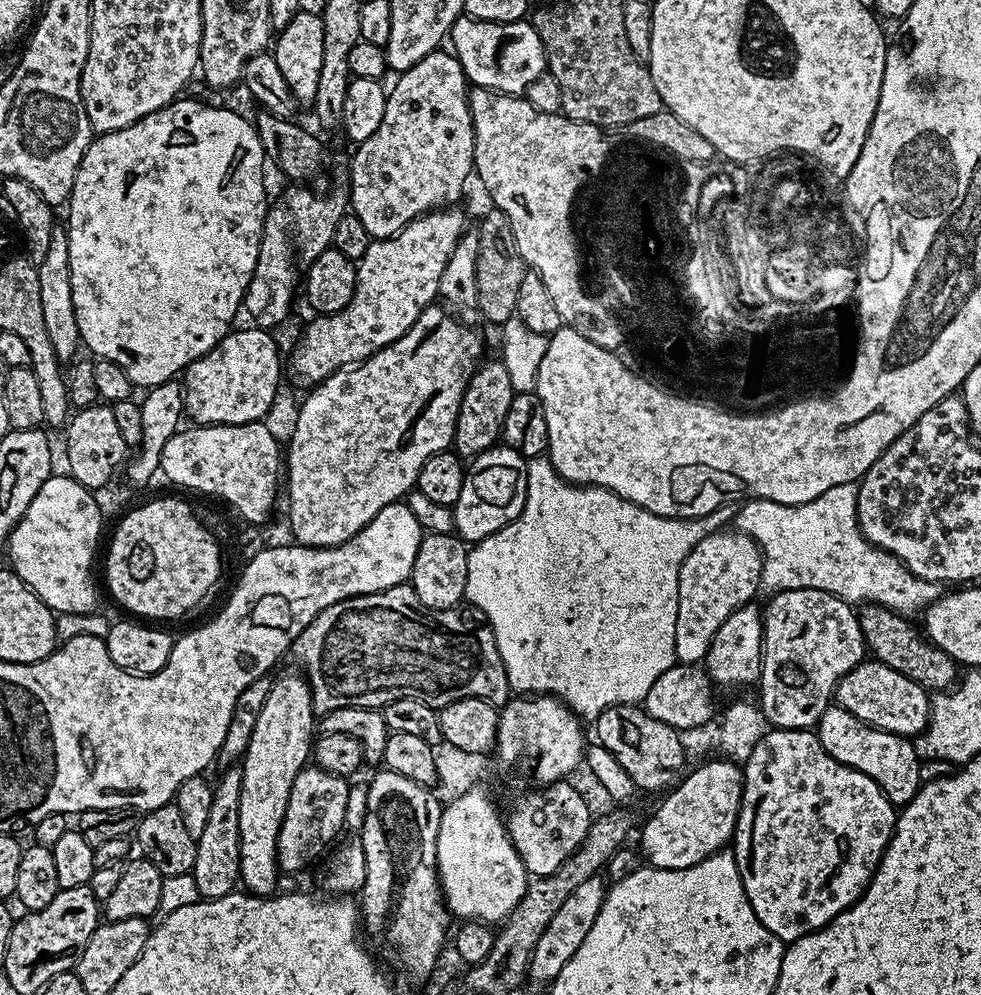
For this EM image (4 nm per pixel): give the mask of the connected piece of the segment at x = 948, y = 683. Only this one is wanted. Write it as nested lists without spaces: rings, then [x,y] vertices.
[[[865,603],[859,609],[860,629],[864,635],[867,651],[875,659],[886,666],[898,670],[898,674],[906,674],[918,686],[927,688],[929,693],[935,694],[951,689],[958,680],[958,665],[956,661],[944,653],[941,648],[929,642],[922,635],[921,629],[911,624],[911,619],[890,608],[883,608],[881,604]]]

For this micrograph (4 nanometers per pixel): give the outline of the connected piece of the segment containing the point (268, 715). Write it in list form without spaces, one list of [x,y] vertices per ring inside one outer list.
[[[303,675],[286,676],[278,684],[271,685],[266,702],[258,714],[252,740],[242,757],[244,777],[242,778],[242,807],[239,810],[240,879],[243,887],[254,896],[270,896],[277,891],[276,879],[282,876],[276,857],[279,832],[282,830],[283,820],[287,814],[292,784],[309,763],[310,753],[314,748],[312,727],[315,729],[317,724],[317,713],[312,711],[312,687],[308,685]]]

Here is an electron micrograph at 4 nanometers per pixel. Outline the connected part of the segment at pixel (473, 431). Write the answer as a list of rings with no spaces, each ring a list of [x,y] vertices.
[[[499,359],[485,362],[469,378],[458,410],[454,451],[461,458],[481,456],[488,448],[497,447],[501,443],[506,414],[510,410],[510,402],[516,397],[517,389],[504,362]]]

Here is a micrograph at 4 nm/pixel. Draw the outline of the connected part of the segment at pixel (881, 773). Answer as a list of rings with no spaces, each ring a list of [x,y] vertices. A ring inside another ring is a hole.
[[[829,706],[820,715],[820,723],[814,731],[824,749],[834,759],[869,776],[883,790],[892,805],[903,806],[915,798],[922,783],[922,761],[917,756],[911,739],[895,736],[881,728],[872,728],[839,706]]]

